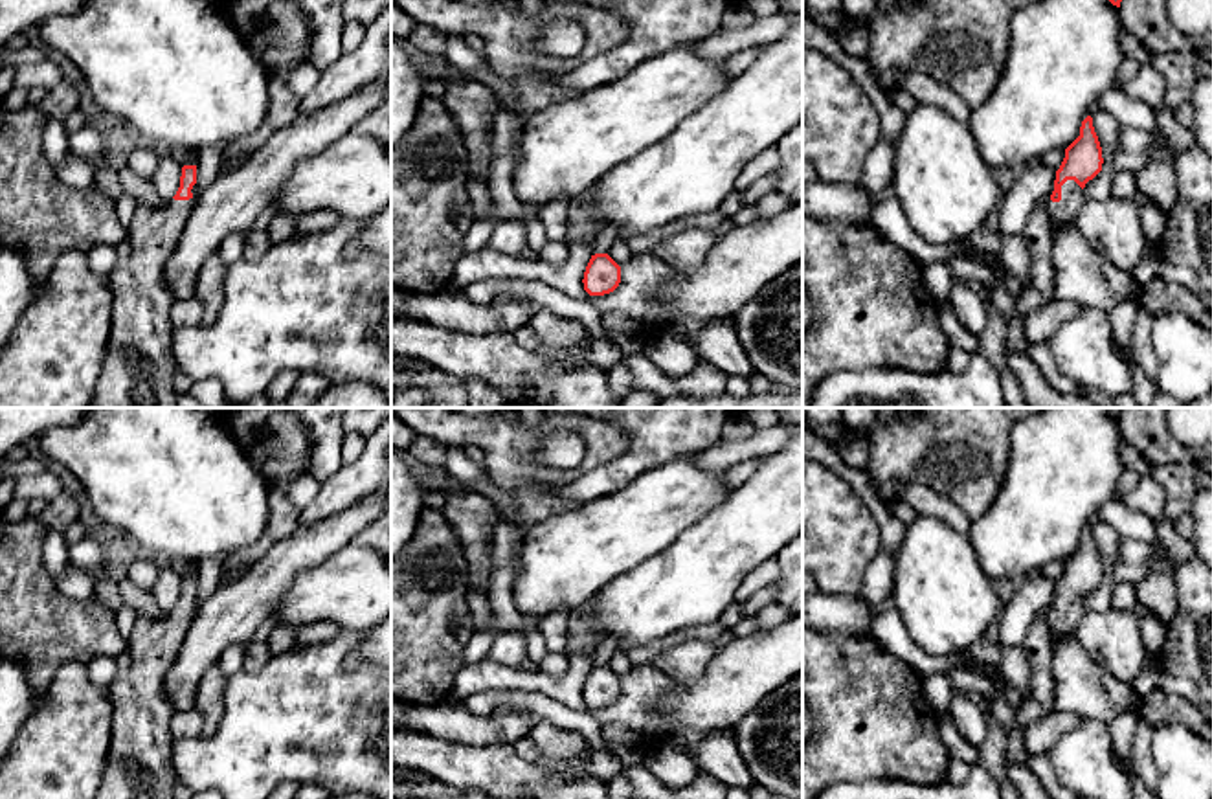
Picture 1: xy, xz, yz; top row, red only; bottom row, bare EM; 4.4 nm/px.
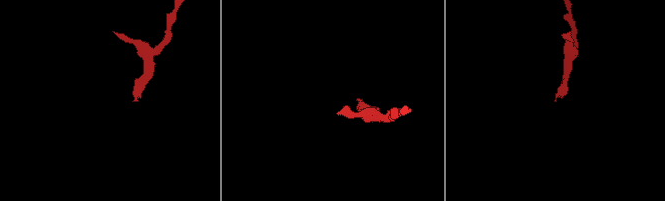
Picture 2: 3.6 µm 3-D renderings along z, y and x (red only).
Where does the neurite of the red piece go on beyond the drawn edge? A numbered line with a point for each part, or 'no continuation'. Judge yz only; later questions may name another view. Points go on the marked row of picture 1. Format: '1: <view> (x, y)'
1: yz (1064, 212)

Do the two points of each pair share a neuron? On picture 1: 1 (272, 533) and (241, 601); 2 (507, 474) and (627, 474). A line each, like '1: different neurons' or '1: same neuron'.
1: different neurons
2: different neurons

